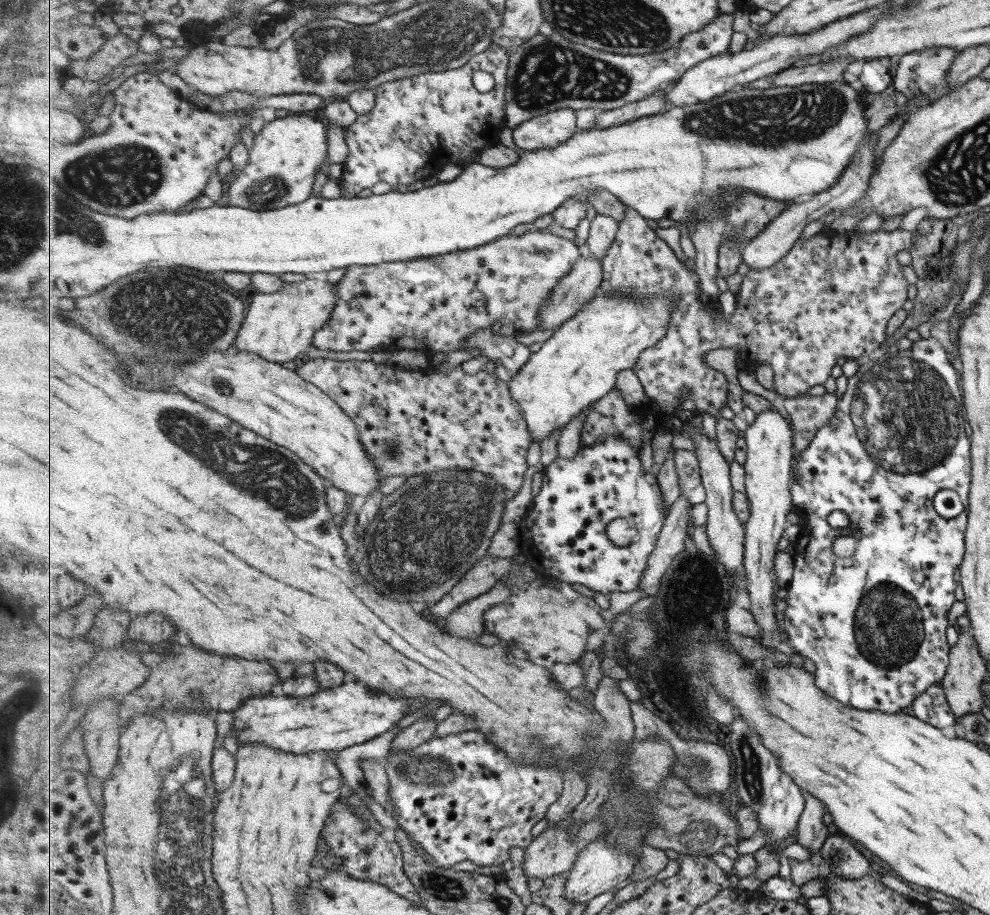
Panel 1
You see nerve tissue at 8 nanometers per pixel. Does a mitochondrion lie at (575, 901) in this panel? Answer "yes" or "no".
no

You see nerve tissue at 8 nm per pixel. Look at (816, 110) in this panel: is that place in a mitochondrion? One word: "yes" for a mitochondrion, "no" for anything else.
yes

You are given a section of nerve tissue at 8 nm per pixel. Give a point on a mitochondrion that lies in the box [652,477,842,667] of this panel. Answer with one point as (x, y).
(688, 565)

